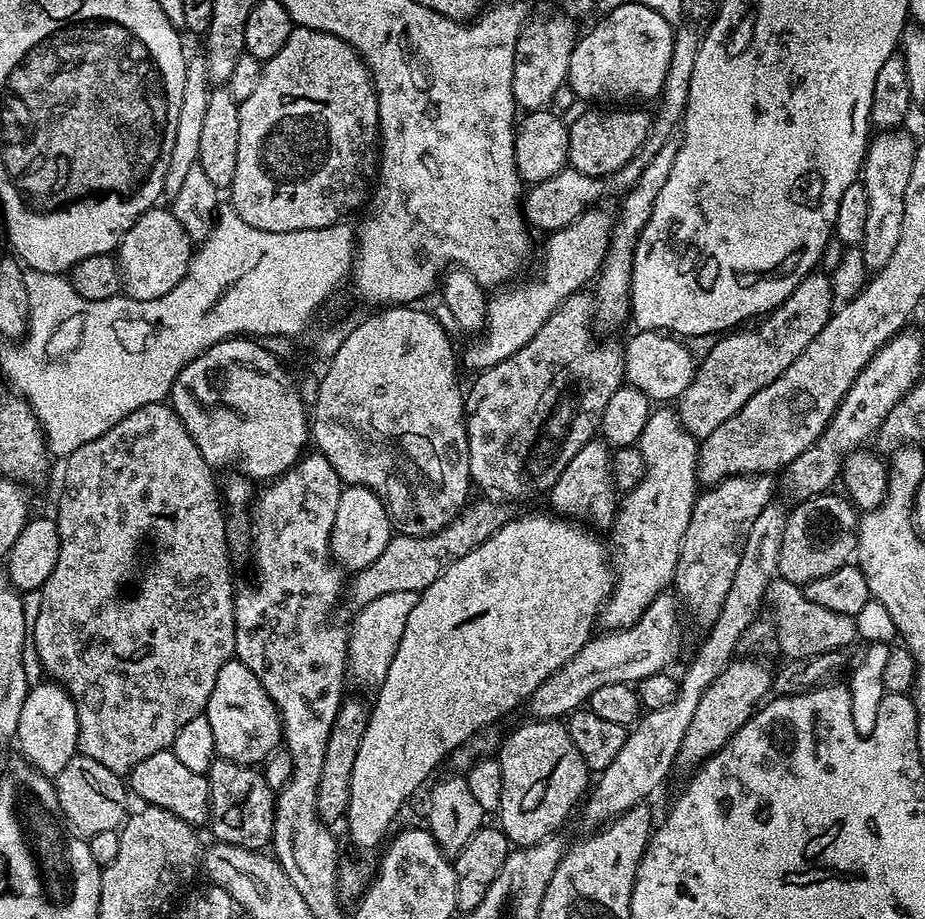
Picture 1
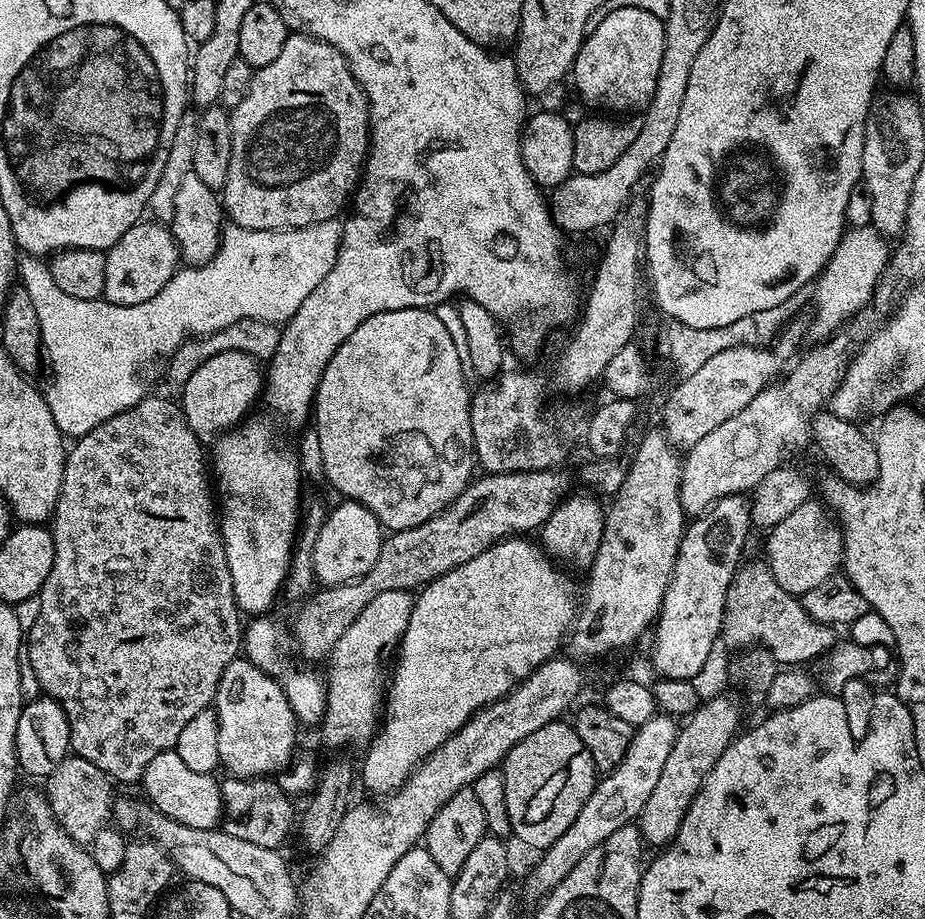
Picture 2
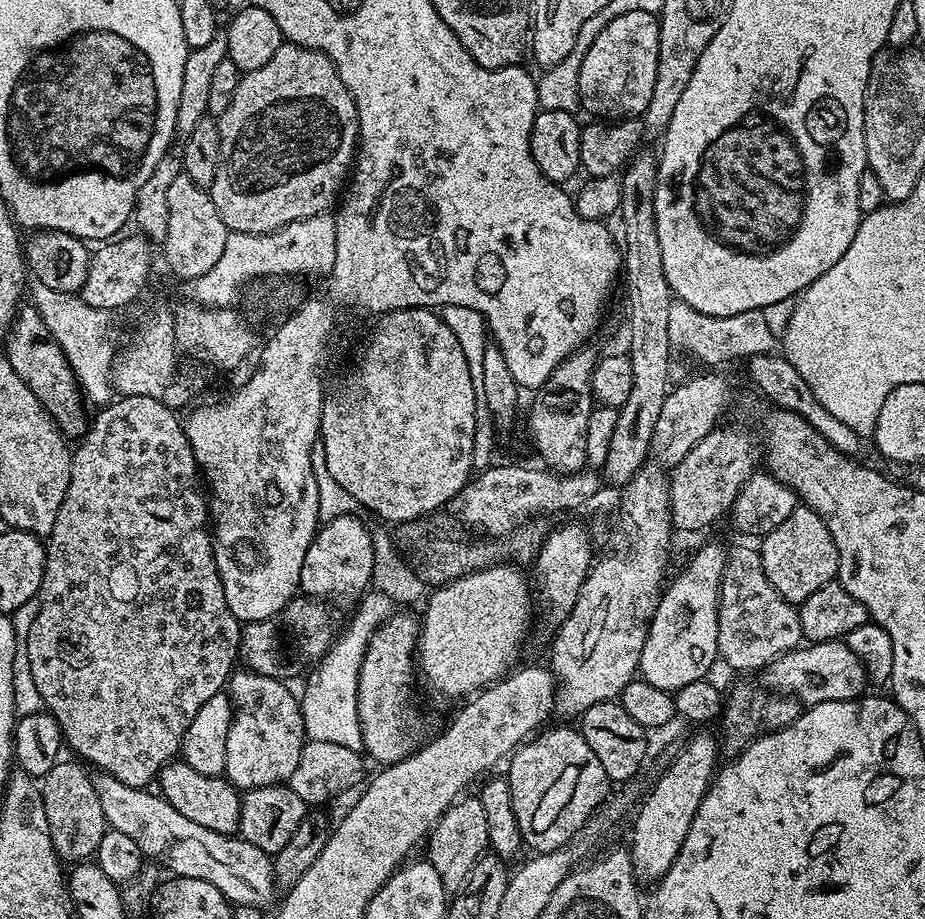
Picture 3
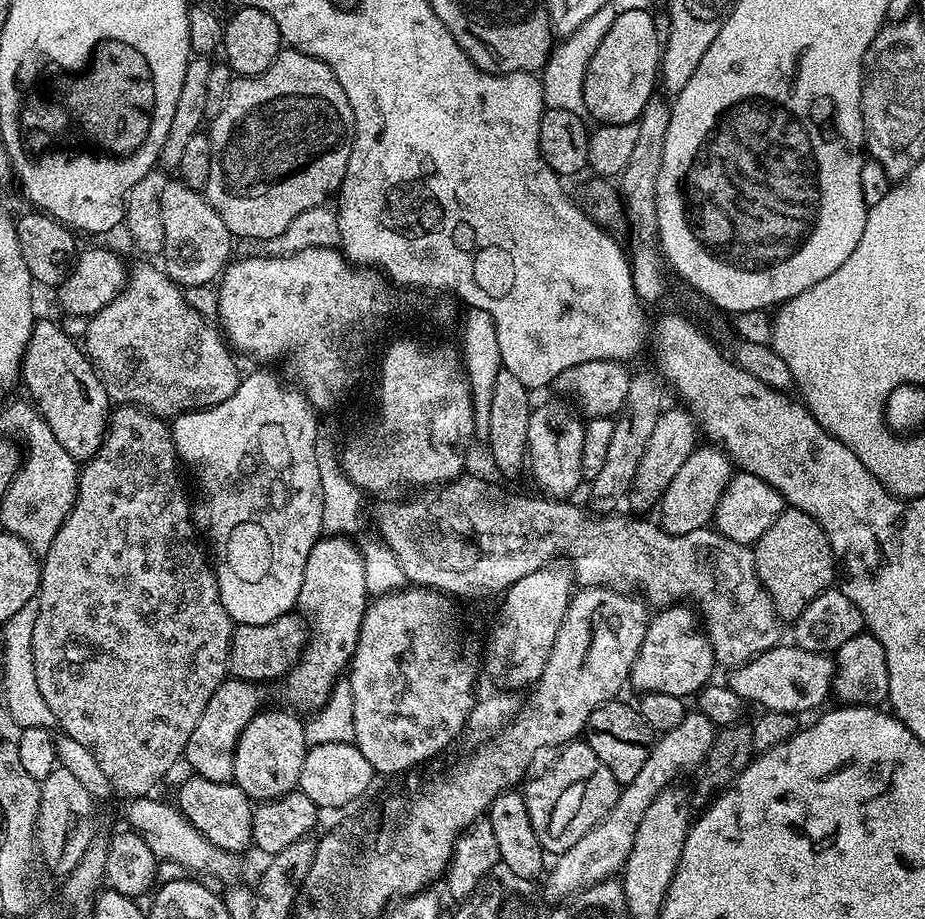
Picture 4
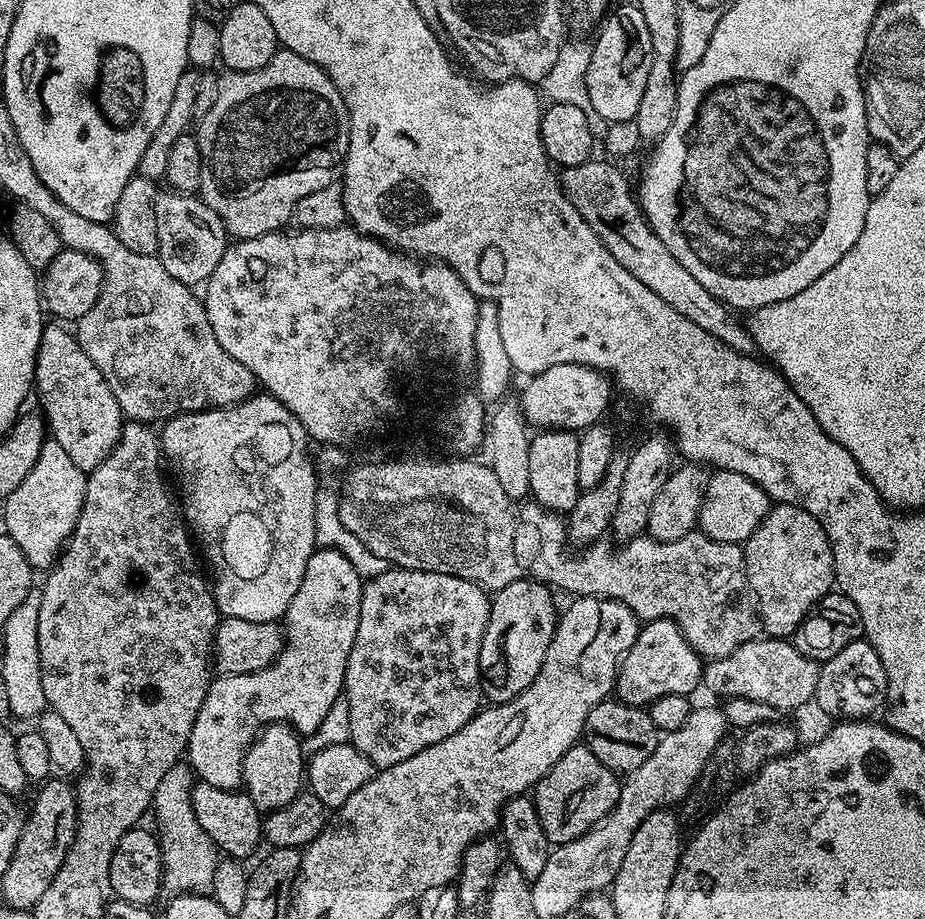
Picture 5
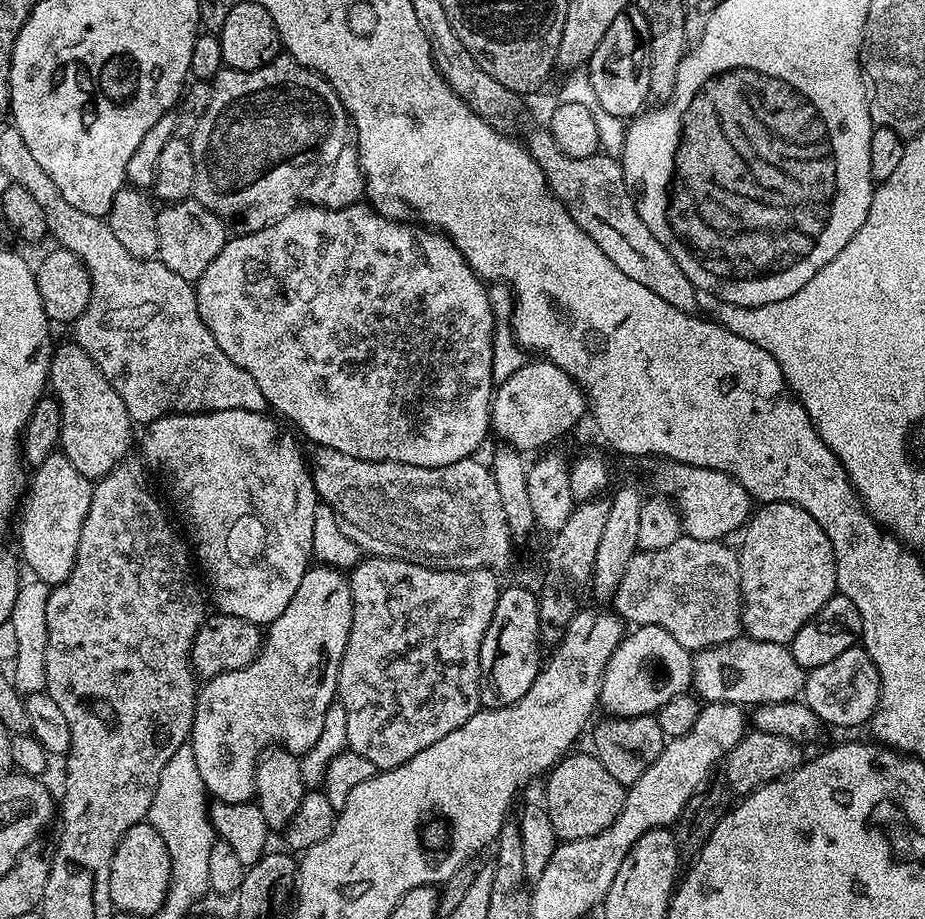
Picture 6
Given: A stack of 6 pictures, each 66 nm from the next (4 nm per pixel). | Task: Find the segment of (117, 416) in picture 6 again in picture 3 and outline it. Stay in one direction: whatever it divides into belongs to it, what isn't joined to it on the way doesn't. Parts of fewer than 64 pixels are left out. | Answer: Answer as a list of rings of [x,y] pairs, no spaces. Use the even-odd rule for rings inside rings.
[[[28,302],[17,308],[16,318],[12,322],[6,337],[8,349],[6,355],[10,366],[14,366],[14,374],[34,390],[34,398],[42,402],[42,406],[49,412],[53,420],[56,421],[60,431],[65,437],[83,437],[90,424],[90,416],[84,413],[84,408],[80,405],[82,392],[76,376],[72,373],[70,362],[58,346],[58,342],[50,334],[46,322],[38,314],[35,304]]]

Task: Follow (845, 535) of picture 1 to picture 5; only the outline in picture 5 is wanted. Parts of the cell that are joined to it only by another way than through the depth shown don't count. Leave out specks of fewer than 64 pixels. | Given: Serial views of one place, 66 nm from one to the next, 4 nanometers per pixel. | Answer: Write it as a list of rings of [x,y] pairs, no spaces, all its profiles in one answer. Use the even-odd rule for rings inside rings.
[[[773,503],[766,518],[750,534],[743,545],[744,565],[748,587],[758,605],[758,615],[763,631],[772,638],[788,638],[795,633],[796,627],[807,618],[809,612],[820,599],[833,591],[836,575],[834,574],[834,554],[826,530],[805,508],[798,504]]]

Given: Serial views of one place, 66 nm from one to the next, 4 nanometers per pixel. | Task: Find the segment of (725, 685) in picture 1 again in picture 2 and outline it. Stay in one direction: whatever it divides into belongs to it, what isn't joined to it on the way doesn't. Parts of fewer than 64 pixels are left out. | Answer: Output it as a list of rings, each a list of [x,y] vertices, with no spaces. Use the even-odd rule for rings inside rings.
[[[712,696],[709,700],[707,697],[700,707],[679,725],[674,750],[670,750],[666,763],[662,766],[662,778],[658,778],[646,806],[638,817],[638,827],[645,845],[663,846],[675,838],[682,818],[686,818],[690,802],[694,802],[710,770],[714,770],[714,762],[722,758],[722,754],[731,746],[741,728],[740,708],[728,696]]]

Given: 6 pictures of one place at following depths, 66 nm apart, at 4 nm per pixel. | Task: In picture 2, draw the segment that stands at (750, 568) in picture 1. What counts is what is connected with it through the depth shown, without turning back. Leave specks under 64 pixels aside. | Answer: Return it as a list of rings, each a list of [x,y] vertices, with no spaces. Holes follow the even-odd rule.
[[[657,714],[632,733],[632,741],[622,758],[622,762],[610,773],[601,775],[596,782],[596,788],[592,792],[592,797],[578,810],[578,818],[570,822],[570,830],[562,834],[549,846],[543,849],[540,861],[532,868],[532,873],[528,876],[528,881],[524,884],[524,892],[533,902],[539,902],[551,892],[594,846],[606,842],[614,830],[622,830],[622,826],[633,823],[639,817],[640,812],[646,806],[650,798],[650,793],[654,790],[654,785],[658,778],[662,778],[662,766],[666,763],[666,758],[670,750],[674,750],[678,724],[671,716]]]

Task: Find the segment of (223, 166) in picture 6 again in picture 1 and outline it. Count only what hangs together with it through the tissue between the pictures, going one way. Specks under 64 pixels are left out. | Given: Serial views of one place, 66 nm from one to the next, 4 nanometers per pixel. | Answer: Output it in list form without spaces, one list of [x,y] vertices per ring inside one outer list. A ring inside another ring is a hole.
[[[299,26],[293,27],[290,38],[286,38],[286,46],[274,54],[274,58],[263,61],[262,71],[258,78],[258,86],[254,94],[246,98],[240,105],[238,114],[238,162],[234,165],[234,182],[230,189],[230,206],[242,218],[242,222],[250,222],[258,230],[267,232],[297,232],[298,230],[318,230],[331,224],[341,223],[347,212],[367,201],[370,195],[370,185],[373,183],[378,167],[378,137],[380,134],[380,119],[378,118],[378,98],[376,86],[372,82],[372,74],[368,66],[355,50],[342,38],[329,32],[319,32]]]

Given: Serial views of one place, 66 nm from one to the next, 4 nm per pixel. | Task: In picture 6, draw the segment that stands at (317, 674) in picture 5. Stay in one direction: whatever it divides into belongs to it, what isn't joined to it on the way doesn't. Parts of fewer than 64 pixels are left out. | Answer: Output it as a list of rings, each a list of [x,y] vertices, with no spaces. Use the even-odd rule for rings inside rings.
[[[312,566],[305,572],[302,582],[298,582],[298,590],[294,598],[290,598],[290,606],[278,614],[275,622],[267,625],[264,643],[260,646],[260,652],[250,662],[250,666],[242,666],[242,670],[230,670],[226,674],[218,674],[214,679],[207,681],[197,691],[196,713],[192,723],[192,734],[190,737],[190,747],[194,754],[194,762],[198,762],[198,774],[202,774],[204,789],[209,797],[221,800],[227,804],[246,804],[256,795],[256,764],[265,752],[273,746],[282,746],[288,752],[303,754],[318,742],[318,737],[322,734],[322,722],[326,722],[326,710],[337,699],[338,674],[340,673],[340,663],[342,654],[346,650],[346,642],[350,638],[350,626],[352,625],[352,595],[348,585],[348,576],[339,568],[329,568],[327,566]]]

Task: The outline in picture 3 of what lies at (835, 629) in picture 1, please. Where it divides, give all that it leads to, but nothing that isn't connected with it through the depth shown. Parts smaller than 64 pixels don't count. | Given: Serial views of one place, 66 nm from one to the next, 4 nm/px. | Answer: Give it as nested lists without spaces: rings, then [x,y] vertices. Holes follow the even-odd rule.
[[[755,547],[753,548],[732,548],[728,554],[728,567],[724,570],[724,579],[720,582],[720,608],[718,609],[718,656],[721,661],[725,660],[732,668],[737,668],[740,674],[752,674],[755,670],[763,669],[765,664],[774,662],[782,654],[787,652],[793,652],[796,648],[801,647],[804,635],[802,634],[802,626],[800,625],[800,613],[797,605],[786,602],[786,598],[782,598],[782,594],[778,594],[778,590],[774,590],[774,586],[770,586],[770,582],[766,578],[764,573],[764,567],[762,566],[762,558],[759,551]]]

